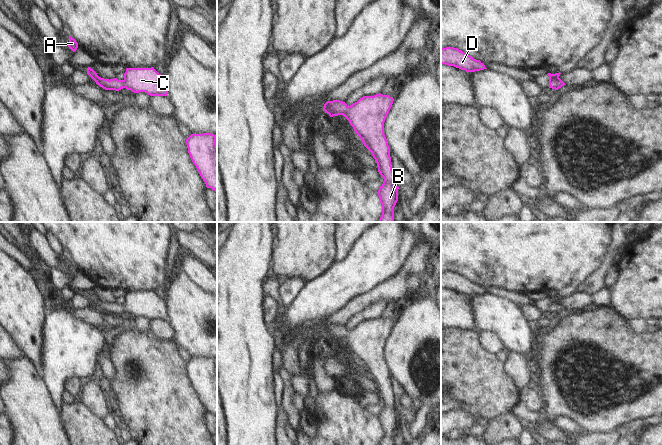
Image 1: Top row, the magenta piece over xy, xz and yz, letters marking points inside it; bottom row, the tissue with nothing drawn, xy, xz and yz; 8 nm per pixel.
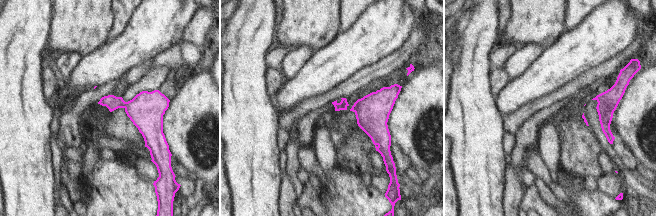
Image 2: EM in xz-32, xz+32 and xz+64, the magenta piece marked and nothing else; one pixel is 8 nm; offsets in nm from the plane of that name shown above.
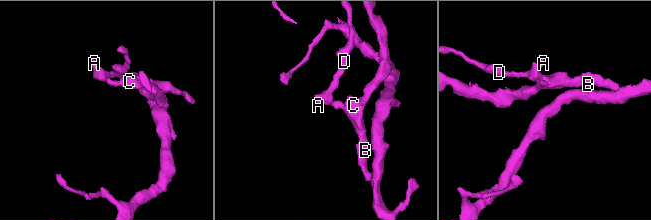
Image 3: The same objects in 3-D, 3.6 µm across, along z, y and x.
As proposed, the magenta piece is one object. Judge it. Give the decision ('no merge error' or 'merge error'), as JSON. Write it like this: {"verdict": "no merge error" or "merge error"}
{"verdict": "no merge error"}

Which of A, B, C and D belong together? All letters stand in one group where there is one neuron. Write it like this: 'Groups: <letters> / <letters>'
Groups: A B C D

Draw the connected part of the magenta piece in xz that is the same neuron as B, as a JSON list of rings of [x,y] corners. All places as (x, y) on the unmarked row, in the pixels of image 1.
[[[381,317],[363,320],[348,330],[340,324],[327,325],[323,335],[330,341],[343,339],[353,351],[364,370],[376,384],[383,408],[377,416],[382,429],[379,445],[394,445],[394,431],[398,425],[399,411],[394,406],[391,390],[390,371],[384,358],[384,346],[394,323]]]

